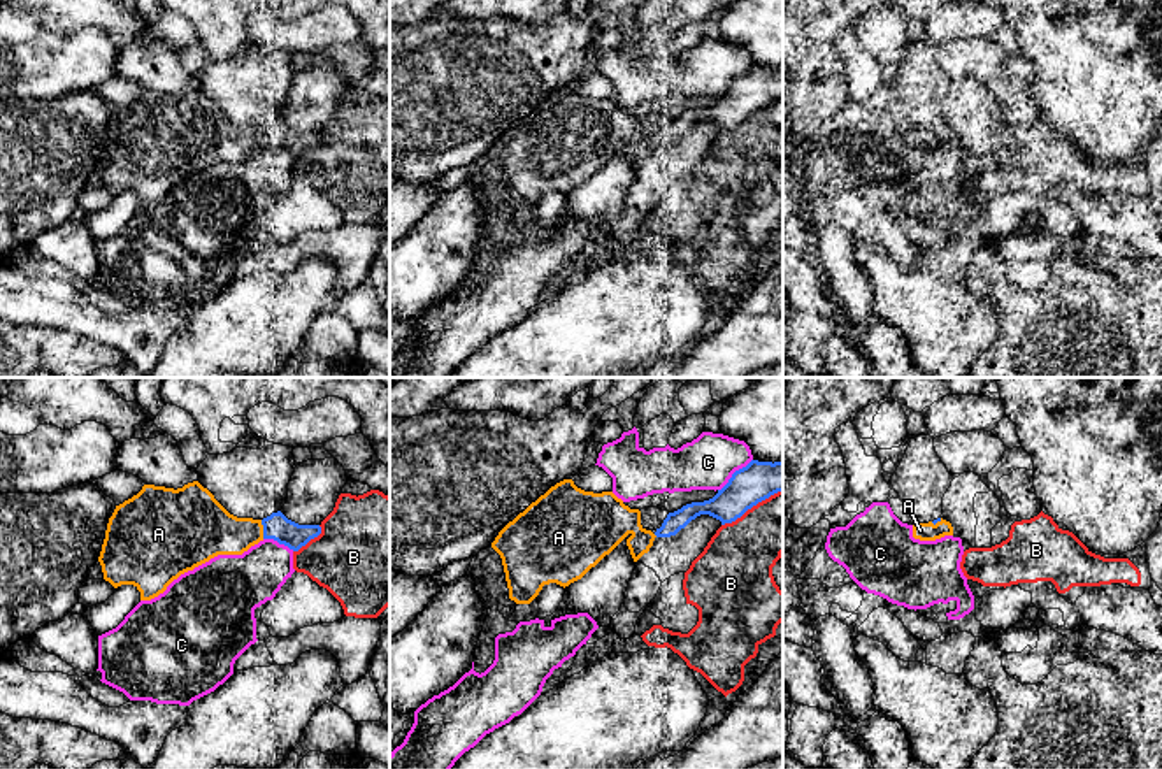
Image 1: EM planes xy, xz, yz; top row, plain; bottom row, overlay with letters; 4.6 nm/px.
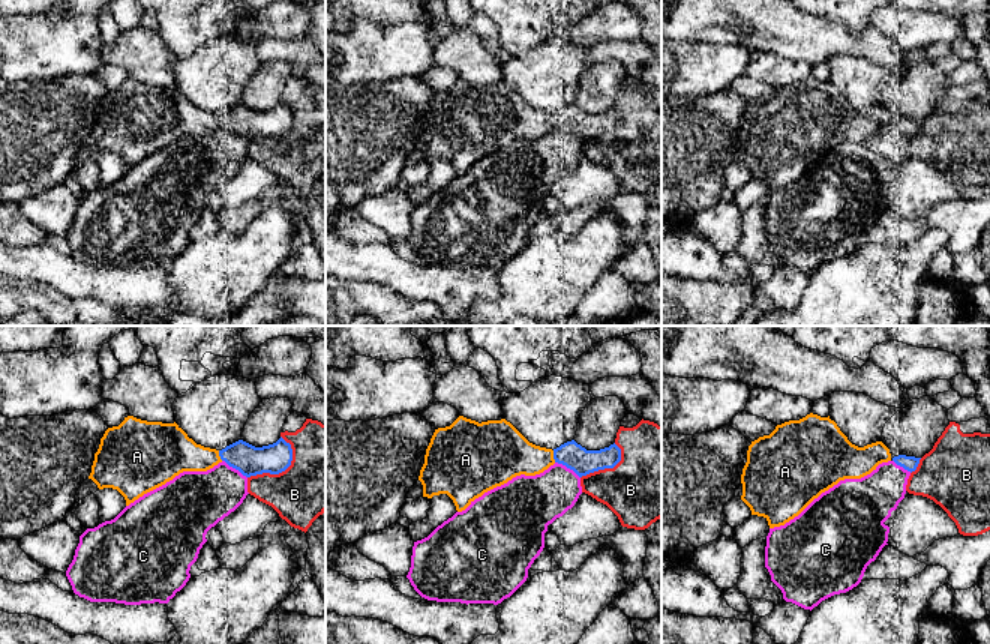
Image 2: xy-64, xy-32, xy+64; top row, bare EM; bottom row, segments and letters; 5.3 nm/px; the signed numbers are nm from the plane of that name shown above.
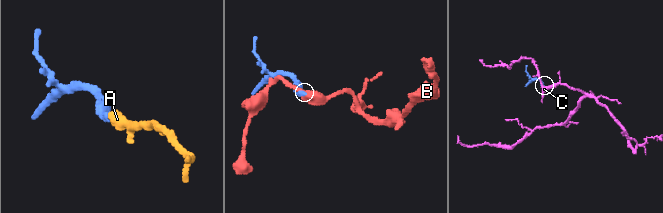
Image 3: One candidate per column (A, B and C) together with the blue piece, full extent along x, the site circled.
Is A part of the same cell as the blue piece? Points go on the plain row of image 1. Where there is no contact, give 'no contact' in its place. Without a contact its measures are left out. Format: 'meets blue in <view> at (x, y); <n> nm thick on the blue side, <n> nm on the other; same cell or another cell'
meets blue in xy at (264, 136); 120 nm thick on the blue side, 240 nm on the other; same cell

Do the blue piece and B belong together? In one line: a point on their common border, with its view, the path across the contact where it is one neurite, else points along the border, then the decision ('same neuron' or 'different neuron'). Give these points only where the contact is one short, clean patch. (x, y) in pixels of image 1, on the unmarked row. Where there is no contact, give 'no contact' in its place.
contact xz (752, 113); different neuron

